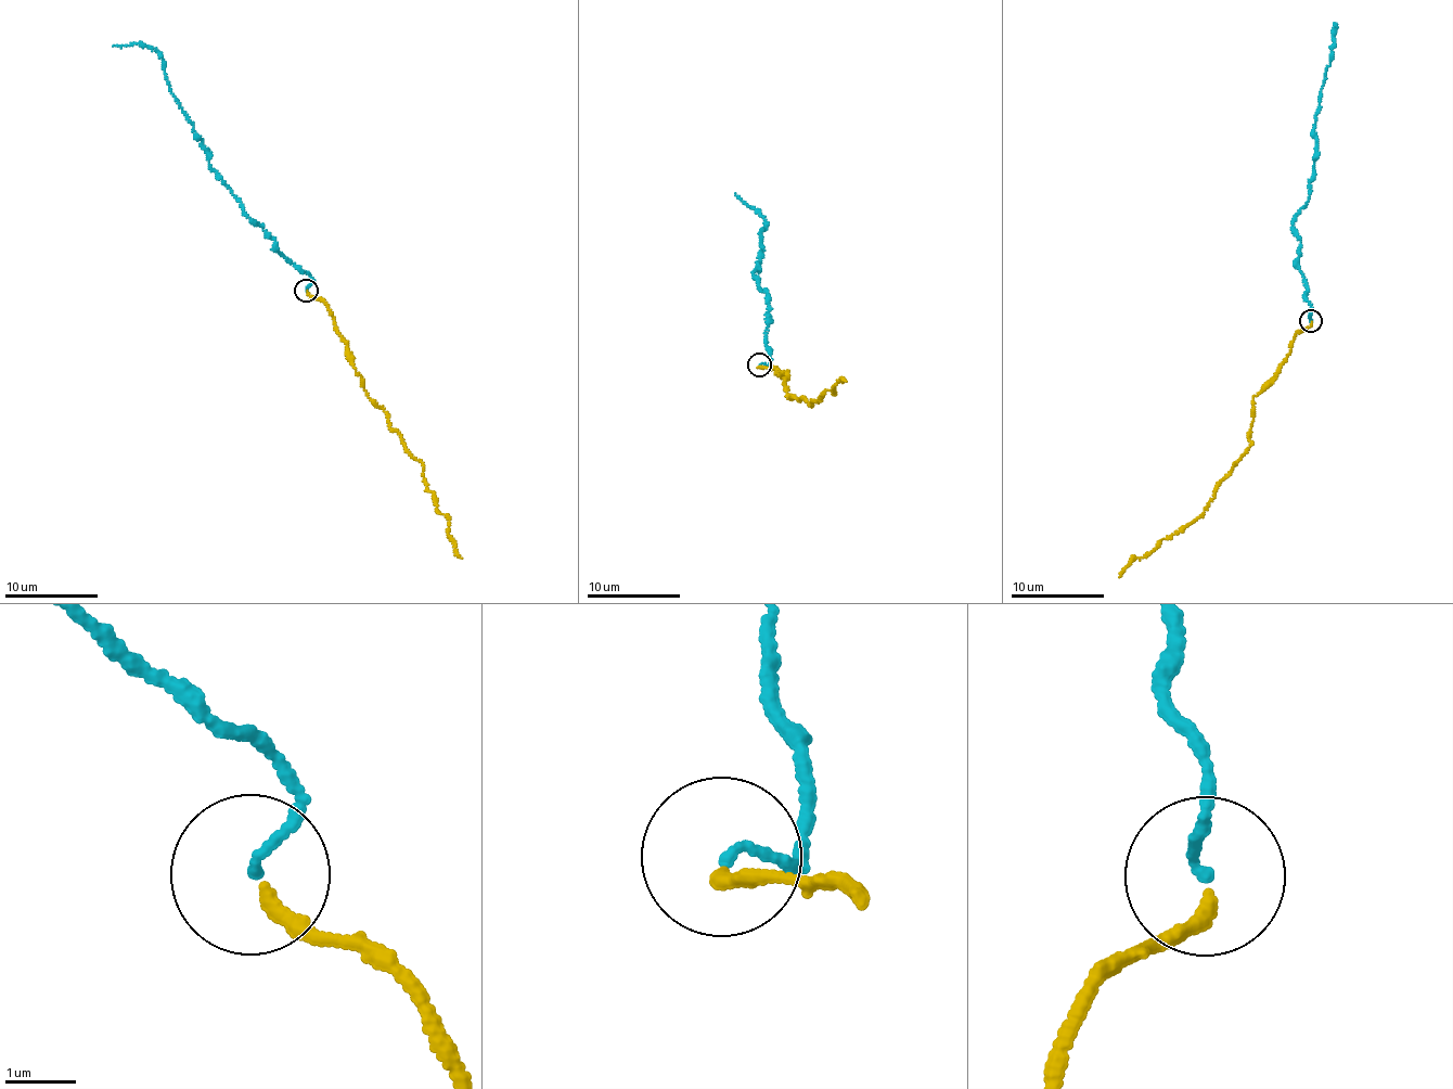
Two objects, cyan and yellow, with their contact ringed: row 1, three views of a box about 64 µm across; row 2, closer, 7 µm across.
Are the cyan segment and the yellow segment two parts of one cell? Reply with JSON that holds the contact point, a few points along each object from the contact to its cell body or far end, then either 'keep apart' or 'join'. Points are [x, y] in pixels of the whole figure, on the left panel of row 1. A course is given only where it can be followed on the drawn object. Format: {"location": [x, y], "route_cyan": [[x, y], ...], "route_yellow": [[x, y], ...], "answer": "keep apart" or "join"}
{"location": [306, 290], "route_cyan": [[306, 291], [308, 273], [247, 217], [210, 167], [206, 149], [170, 91], [162, 58], [133, 42], [113, 46]], "route_yellow": [[307, 291], [324, 300], [348, 345], [365, 395], [421, 462], [428, 491], [447, 520], [462, 558]], "answer": "join"}

